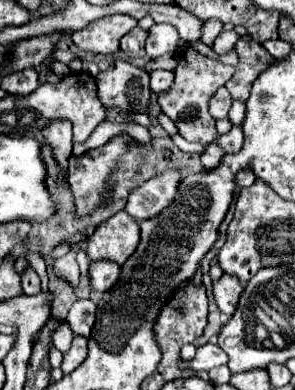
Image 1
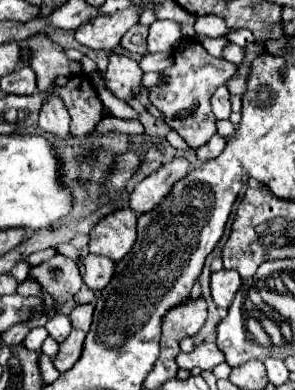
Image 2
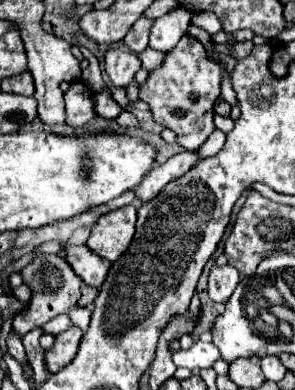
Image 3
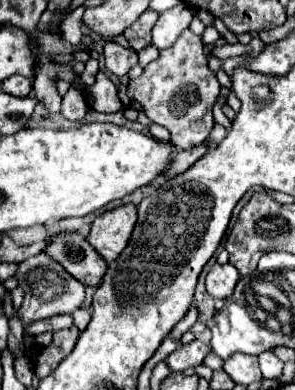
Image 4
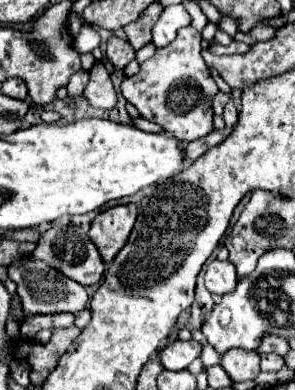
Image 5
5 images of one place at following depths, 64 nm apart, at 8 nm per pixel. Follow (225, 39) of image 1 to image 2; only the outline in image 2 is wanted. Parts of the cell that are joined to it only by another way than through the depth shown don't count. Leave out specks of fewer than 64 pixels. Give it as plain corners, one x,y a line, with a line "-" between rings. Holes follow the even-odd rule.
206,38
206,40
202,42
202,46
208,50
208,54
212,54
212,56
216,56
216,58
222,56
224,44
226,44
224,38

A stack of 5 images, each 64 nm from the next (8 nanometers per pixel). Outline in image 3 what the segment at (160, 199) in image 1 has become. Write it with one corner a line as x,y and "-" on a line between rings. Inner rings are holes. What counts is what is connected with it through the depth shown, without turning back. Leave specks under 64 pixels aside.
180,152
180,154
172,156
166,164
152,168
152,172
136,188
138,202
152,200
168,182
172,182
172,180
180,178
182,174
186,174
198,160
200,160
198,152

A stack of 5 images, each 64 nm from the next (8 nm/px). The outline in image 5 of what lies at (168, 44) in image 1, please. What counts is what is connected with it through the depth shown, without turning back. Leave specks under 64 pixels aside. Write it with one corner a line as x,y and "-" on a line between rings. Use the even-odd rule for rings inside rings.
176,4
176,6
166,6
164,12
160,14
158,22
154,24
152,28
152,42
162,48
162,46
168,46
174,38
176,38
176,32
184,26
190,24
190,14
186,12
186,8
182,4

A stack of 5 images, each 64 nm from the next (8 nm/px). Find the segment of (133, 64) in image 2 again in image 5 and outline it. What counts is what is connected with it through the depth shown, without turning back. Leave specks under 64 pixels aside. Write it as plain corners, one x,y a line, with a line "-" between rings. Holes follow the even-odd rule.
112,36
108,40
108,48
106,48
106,56
108,60
114,64
114,68
124,68
130,60
134,60
134,48
130,46
128,40
124,38
118,38
118,36

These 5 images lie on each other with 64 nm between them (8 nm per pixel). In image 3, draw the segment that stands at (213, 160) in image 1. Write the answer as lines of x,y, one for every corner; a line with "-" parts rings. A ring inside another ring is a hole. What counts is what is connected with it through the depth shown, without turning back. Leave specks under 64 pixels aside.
214,130
210,136
208,136
208,140
200,146
200,158
208,158
208,156
214,156
214,154
218,154
220,150
222,150
222,146
224,146
224,140
226,140
226,134
222,132
222,130

